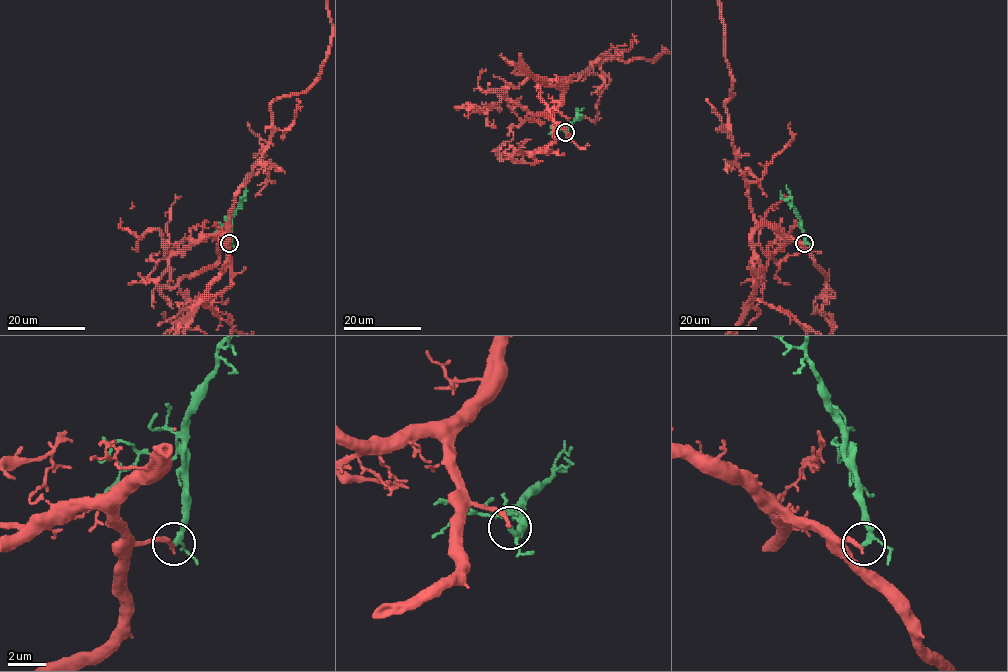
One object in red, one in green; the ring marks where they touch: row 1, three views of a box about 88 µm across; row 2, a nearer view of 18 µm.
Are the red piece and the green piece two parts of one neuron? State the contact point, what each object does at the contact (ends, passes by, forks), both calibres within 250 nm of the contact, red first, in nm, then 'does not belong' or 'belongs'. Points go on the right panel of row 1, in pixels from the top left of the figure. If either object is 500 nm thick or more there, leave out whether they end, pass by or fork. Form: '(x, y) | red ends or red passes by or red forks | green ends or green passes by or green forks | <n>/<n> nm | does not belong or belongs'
(804, 243) | red ends | green passes by | 240/240 nm | belongs

